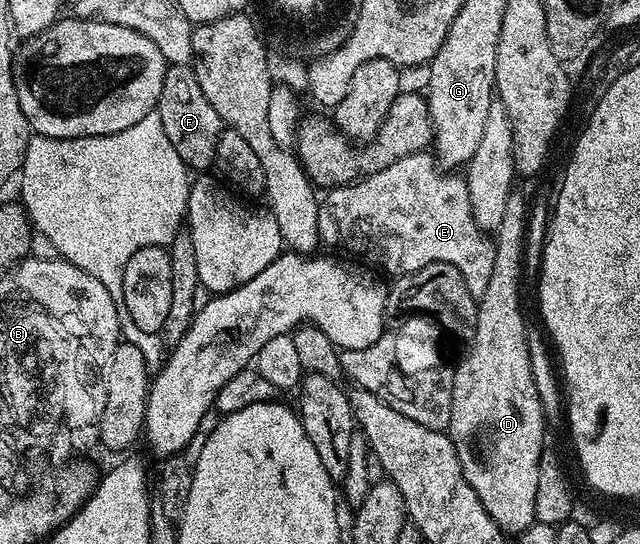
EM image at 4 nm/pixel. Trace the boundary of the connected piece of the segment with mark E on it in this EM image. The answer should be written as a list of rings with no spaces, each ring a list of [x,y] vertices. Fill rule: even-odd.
[[[433,153],[409,154],[403,158],[398,158],[396,164],[388,164],[388,168],[375,174],[368,174],[365,178],[350,183],[349,186],[333,187],[327,194],[330,195],[321,199],[318,208],[318,237],[325,245],[327,242],[330,246],[339,246],[340,249],[347,250],[348,253],[355,254],[356,257],[363,258],[364,261],[371,262],[372,265],[379,266],[382,270],[387,270],[390,276],[411,274],[433,262],[452,264],[458,269],[460,276],[464,276],[464,280],[468,284],[468,292],[480,296],[488,288],[488,280],[492,280],[492,266],[496,264],[495,239],[487,231],[481,230],[472,216],[472,204],[470,203],[465,177],[458,172],[447,172],[438,165]]]

